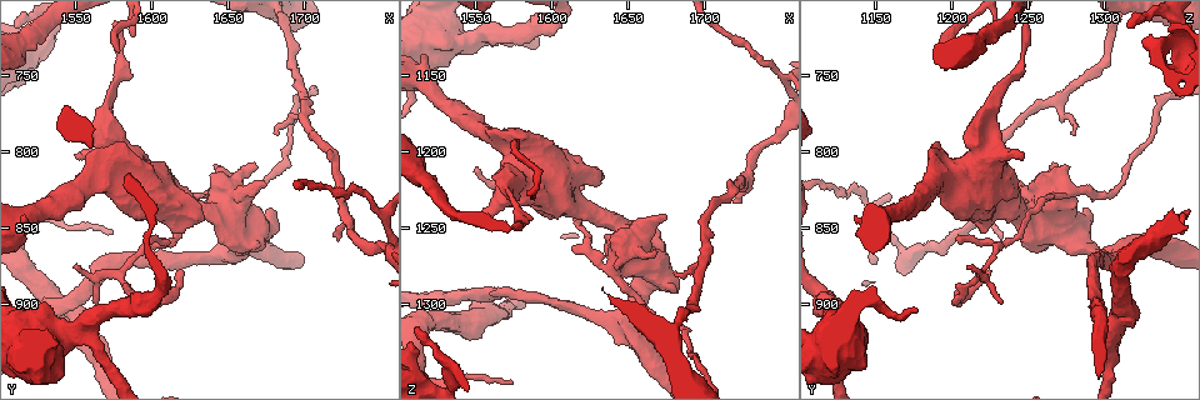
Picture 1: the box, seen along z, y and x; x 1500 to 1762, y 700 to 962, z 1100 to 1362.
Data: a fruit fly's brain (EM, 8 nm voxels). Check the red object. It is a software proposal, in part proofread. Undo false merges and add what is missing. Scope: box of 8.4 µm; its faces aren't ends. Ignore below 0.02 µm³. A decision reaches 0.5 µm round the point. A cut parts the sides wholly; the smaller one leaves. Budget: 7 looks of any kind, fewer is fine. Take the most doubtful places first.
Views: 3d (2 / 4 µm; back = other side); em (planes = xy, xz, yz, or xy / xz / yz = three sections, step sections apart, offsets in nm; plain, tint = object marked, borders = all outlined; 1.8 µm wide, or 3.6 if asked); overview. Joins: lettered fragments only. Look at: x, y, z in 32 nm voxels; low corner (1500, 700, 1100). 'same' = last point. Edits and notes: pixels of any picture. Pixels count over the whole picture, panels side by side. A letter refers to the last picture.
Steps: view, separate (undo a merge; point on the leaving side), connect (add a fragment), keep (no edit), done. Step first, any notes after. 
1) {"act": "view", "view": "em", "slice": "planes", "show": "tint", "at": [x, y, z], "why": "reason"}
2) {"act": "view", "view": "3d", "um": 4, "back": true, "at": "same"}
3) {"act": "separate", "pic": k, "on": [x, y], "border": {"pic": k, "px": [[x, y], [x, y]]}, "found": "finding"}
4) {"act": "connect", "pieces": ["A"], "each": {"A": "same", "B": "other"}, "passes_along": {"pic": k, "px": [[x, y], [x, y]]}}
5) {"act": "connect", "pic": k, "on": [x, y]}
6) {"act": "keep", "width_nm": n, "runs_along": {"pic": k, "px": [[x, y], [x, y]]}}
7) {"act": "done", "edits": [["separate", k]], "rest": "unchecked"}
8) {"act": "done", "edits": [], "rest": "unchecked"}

{"act": "view", "view": "3d", "um": 2, "at": [1670, 808, 1268], "why": "stops while still wide"}

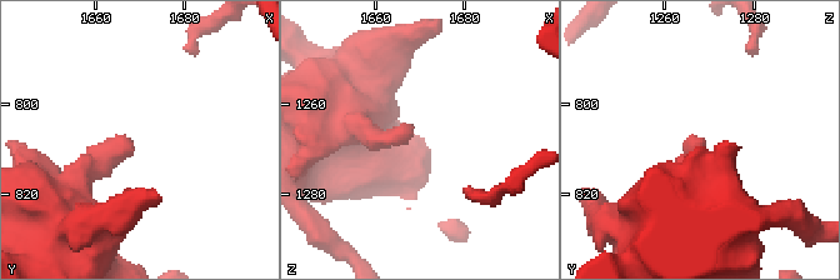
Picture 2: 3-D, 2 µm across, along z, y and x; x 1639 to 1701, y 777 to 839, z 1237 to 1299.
{"act": "view", "view": "em", "um": 3.6, "slice": "xy", "step": 4, "show": "borders", "at": [1669, 809, 1266]}

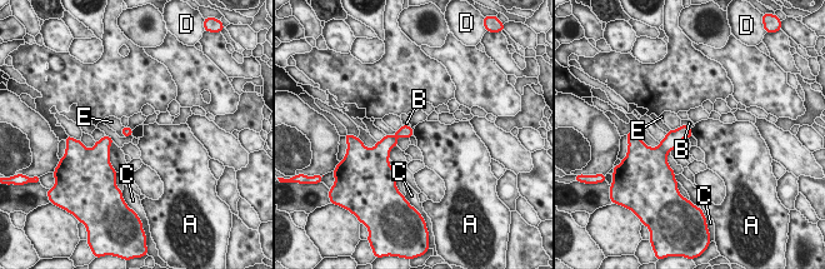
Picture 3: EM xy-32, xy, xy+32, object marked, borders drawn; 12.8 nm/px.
{"act": "view", "view": "em", "um": 3.6, "slice": "planes", "show": "borders", "at": "same", "why": "another direction"}

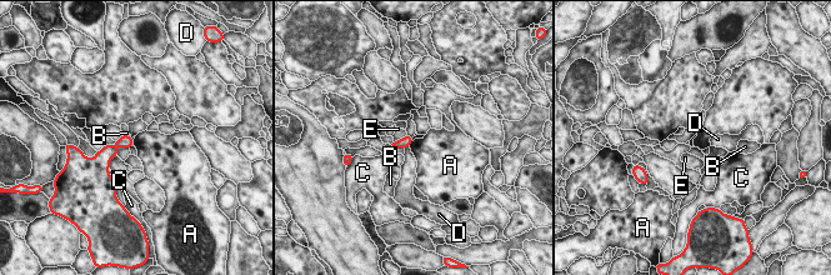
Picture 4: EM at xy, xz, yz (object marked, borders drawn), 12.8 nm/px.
{"act": "keep", "each": {"A": "other", "B": "other", "C": "other", "D": "other", "E": "other"}, "border": {"pic": 4, "px": [[413, 141], [409, 145]]}, "found": "no lettered fragment goes on from it"}

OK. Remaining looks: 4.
{"act": "view", "view": "3d", "um": 2, "at": [1550, 874, 1212], "why": "free end"}

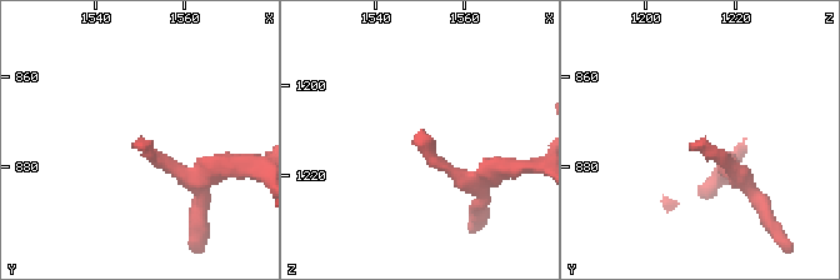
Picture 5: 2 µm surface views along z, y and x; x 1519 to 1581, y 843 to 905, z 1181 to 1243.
{"act": "view", "view": "em", "slice": "planes", "show": "borders", "at": [1550, 875, 1210], "why": "now the EM"}

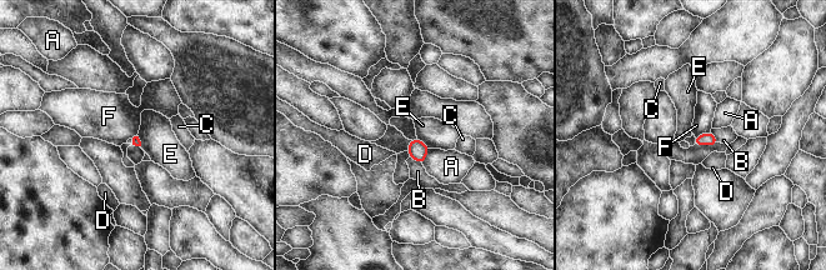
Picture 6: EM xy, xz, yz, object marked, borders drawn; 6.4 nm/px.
{"act": "keep", "each": {"A": "other", "B": "other", "C": "other", "D": "other", "E": "other", "F": "other"}, "border": {"pic": 6, "px": [[416, 135], [430, 148]]}, "found": "no lettered fragment goes on from it"}

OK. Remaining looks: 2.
{"act": "done", "edits": [], "rest": "unchecked"}

